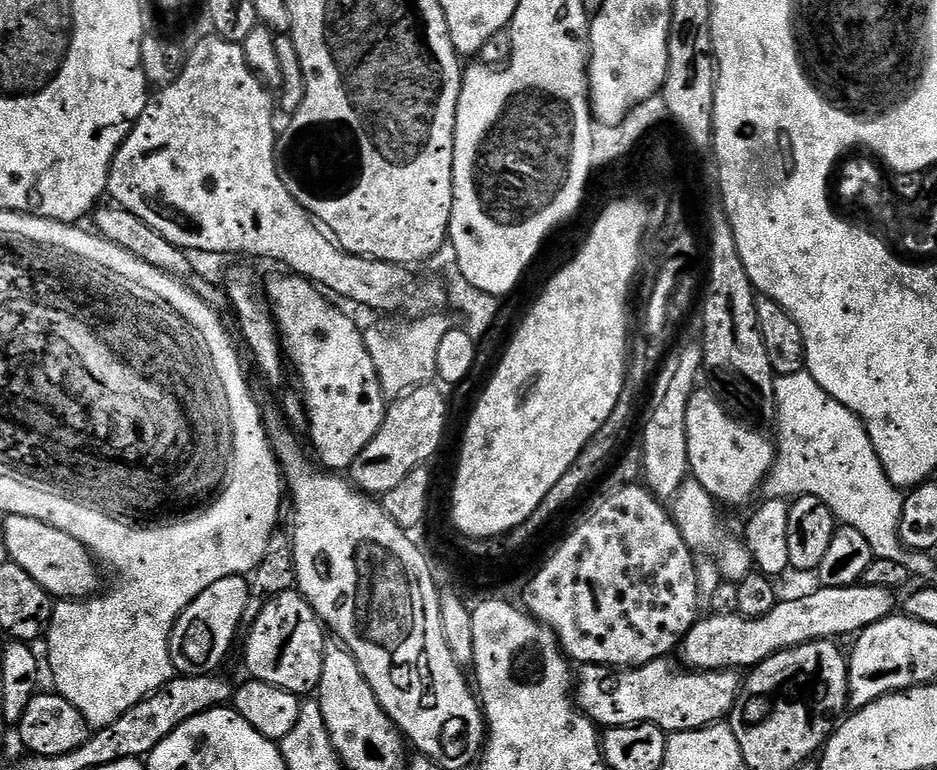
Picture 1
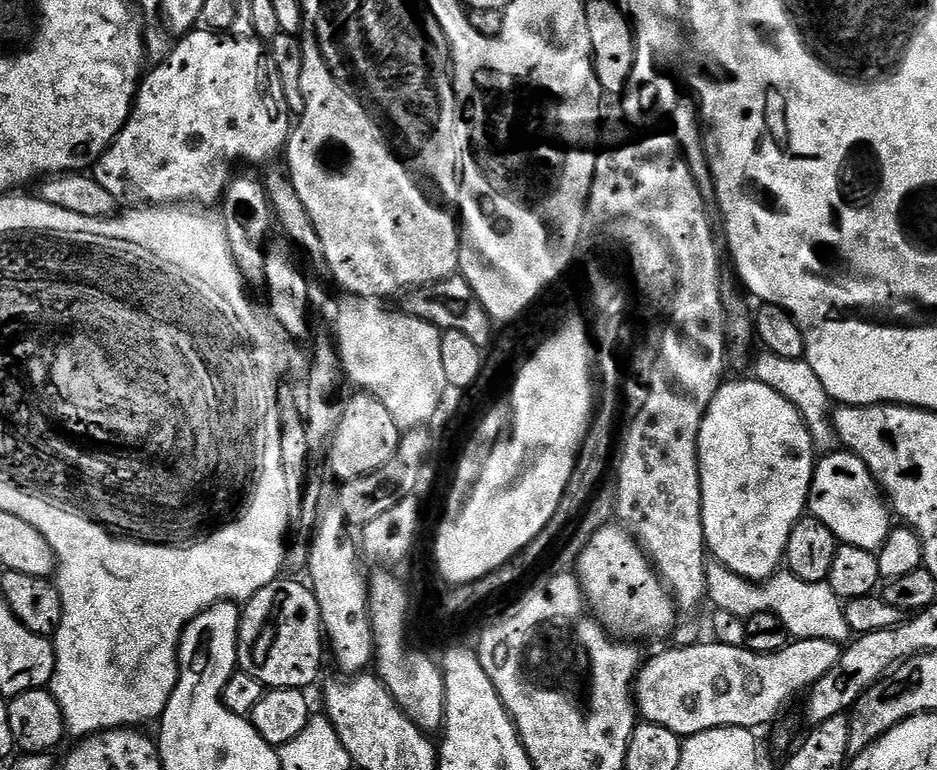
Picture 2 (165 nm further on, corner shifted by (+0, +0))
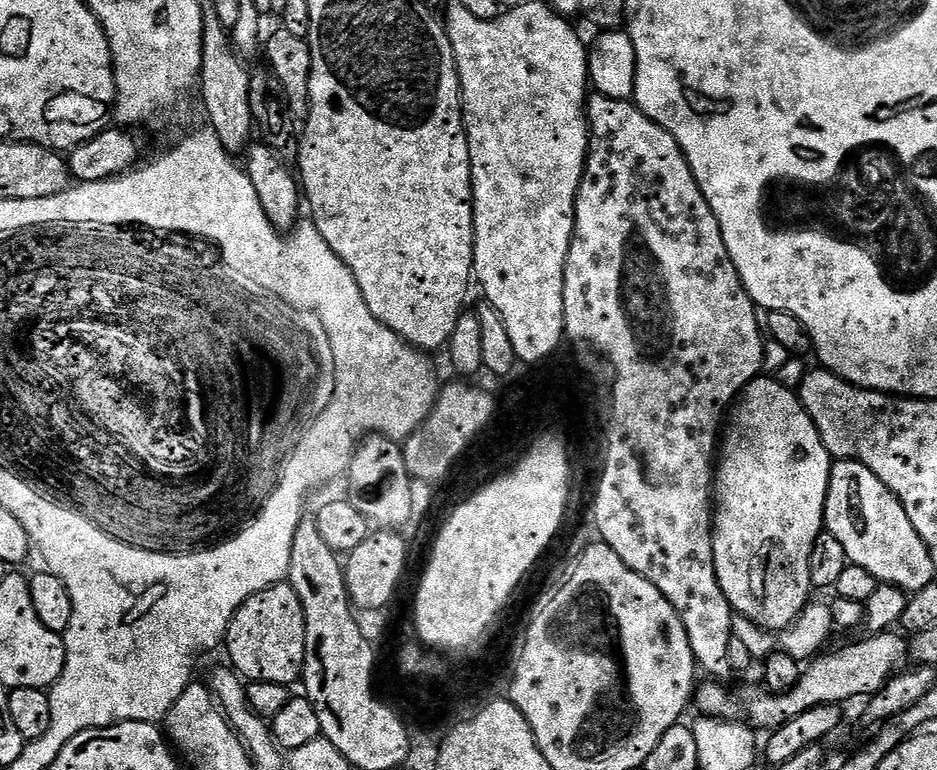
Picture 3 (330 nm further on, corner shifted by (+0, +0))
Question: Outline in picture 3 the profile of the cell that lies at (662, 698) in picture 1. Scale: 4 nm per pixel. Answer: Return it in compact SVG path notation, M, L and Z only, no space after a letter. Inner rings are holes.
M896 630L868 634L865 637L865 640L856 640L837 652L825 651L817 655L801 671L800 680L788 692L746 690L740 696L736 696L718 685L721 683L708 680L706 684L701 683L694 694L695 707L700 708L701 715L713 719L737 719L744 713L744 718L751 727L773 729L785 724L790 718L809 712L812 708L820 708L823 704L844 706L847 705L847 700L852 700L855 696L872 696L878 690L882 690L884 683L892 679L901 667L900 659L906 656L906 640L903 640L905 637Z

